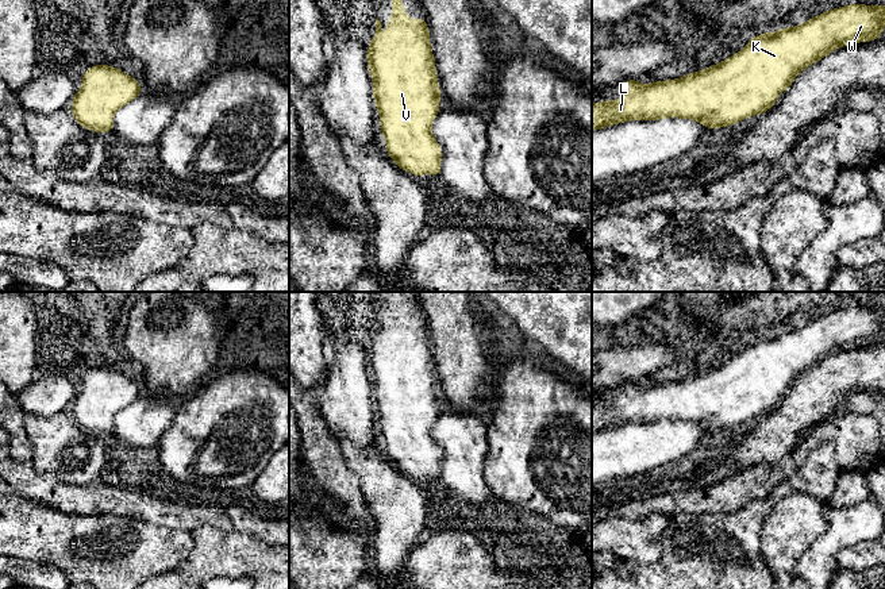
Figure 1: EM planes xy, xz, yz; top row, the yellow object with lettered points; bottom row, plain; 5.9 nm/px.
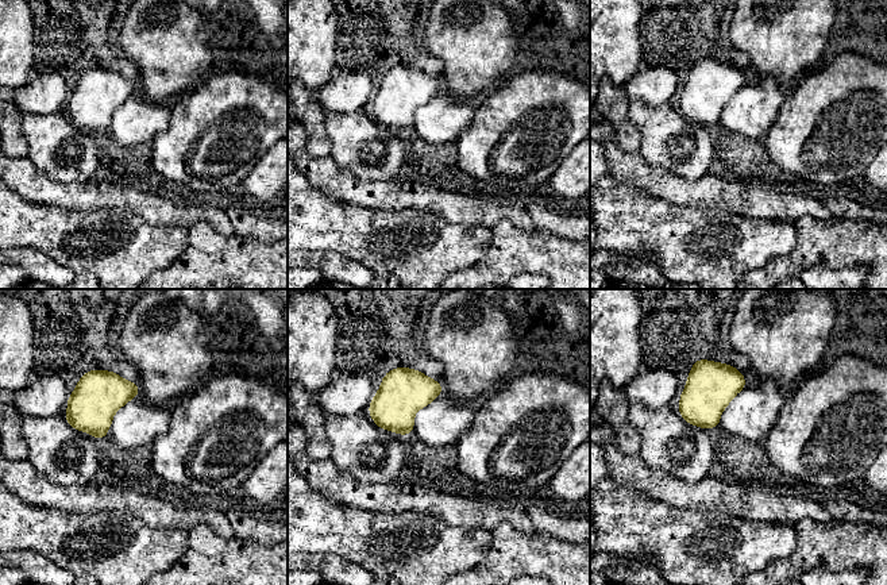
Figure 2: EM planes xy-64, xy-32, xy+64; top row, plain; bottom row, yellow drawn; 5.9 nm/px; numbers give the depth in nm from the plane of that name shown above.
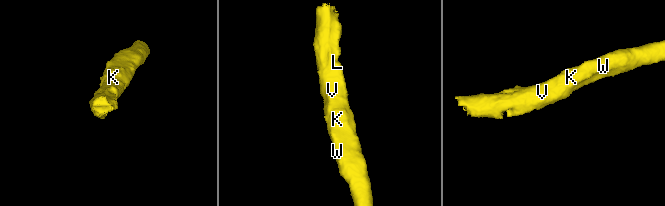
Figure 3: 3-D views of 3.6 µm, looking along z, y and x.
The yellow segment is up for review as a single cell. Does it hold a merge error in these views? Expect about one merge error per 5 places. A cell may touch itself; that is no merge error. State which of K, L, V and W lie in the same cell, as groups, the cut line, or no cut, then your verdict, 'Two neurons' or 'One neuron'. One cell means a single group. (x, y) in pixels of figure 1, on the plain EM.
Groups: K L V W. No split. One neuron

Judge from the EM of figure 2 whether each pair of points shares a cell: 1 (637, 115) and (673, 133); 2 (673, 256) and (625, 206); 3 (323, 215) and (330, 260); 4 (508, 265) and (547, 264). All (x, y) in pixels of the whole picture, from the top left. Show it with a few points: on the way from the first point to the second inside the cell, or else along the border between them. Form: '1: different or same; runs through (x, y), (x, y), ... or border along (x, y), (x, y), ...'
1: same; runs through (646, 118), (664, 131)
2: same; runs through (662, 243), (636, 218)
3: different; border along (301, 249), (334, 250), (358, 262)
4: same; runs through (517, 264), (538, 264)

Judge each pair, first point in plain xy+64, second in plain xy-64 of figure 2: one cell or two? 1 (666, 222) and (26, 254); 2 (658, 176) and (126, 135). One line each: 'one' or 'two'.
1: two
2: two

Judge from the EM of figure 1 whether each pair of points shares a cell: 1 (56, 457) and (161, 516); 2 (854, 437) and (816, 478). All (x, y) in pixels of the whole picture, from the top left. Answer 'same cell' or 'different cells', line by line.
1: different cells
2: different cells

